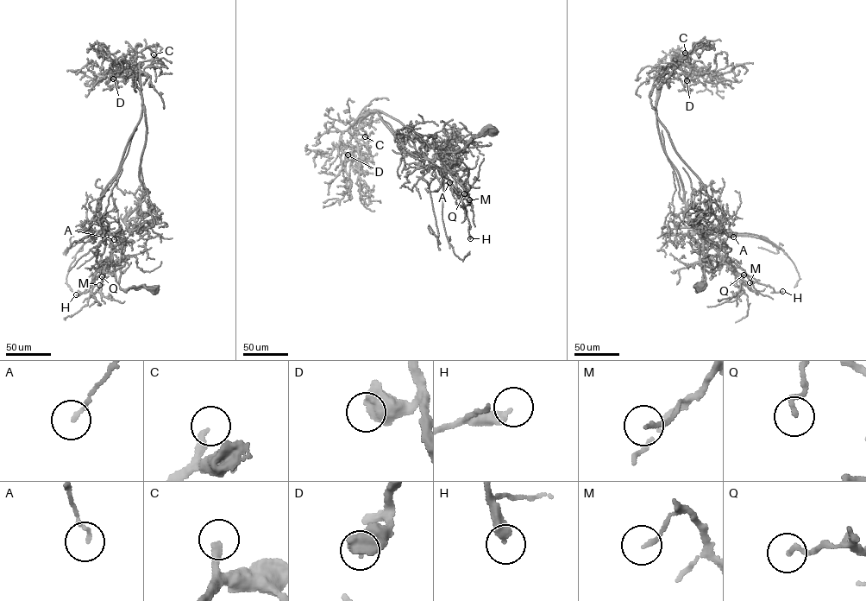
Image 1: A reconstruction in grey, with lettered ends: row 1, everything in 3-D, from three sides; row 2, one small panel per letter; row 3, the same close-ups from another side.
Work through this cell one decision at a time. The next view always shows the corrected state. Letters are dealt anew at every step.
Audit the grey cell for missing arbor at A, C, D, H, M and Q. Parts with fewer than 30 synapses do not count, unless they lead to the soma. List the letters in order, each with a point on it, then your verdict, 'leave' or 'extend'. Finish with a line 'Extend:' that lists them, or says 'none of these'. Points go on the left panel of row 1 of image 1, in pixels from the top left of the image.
A: at (114, 239); leave
C: at (153, 54); extend
D: at (113, 79); leave
H: at (76, 294); leave
M: at (99, 285); leave
Q: at (102, 276); leave
Extend: C

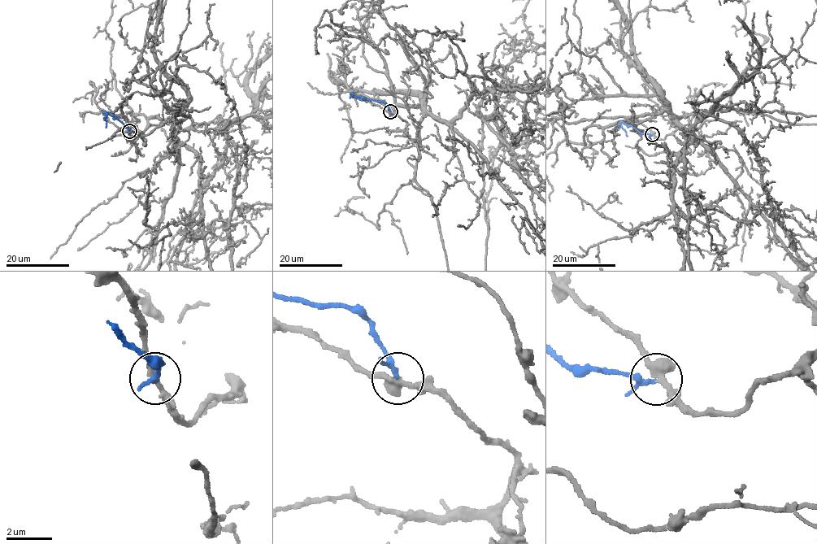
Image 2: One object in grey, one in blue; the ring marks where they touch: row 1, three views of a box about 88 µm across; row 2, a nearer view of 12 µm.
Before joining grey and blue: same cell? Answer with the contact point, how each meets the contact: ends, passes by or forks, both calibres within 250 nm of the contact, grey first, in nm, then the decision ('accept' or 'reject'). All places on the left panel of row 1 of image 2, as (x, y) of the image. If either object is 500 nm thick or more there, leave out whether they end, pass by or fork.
at (129, 131); grey passes by; blue passes by; 380 nm thick on the grey side, 170 nm on the other; accept

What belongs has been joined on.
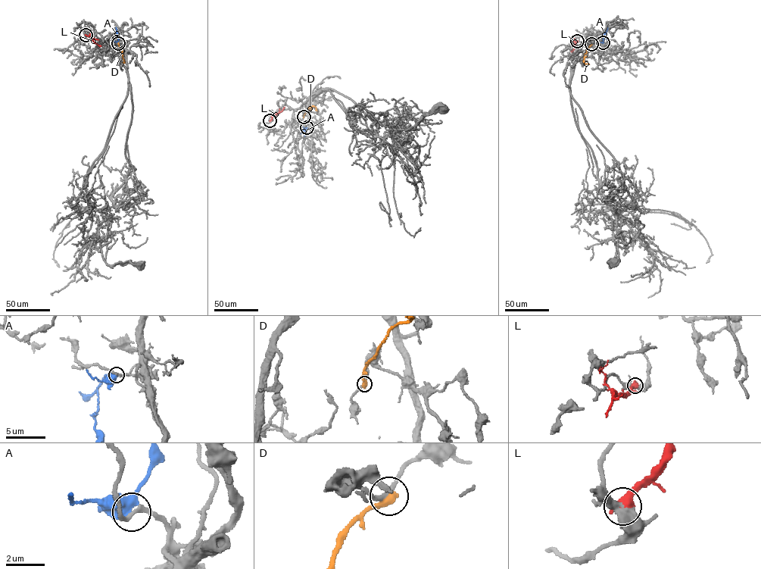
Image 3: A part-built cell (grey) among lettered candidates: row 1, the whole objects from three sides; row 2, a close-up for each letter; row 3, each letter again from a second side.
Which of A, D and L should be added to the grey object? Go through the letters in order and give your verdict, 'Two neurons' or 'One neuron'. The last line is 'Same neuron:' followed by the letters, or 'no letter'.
A: One neuron
D: Two neurons
L: Two neurons
Same neuron: A

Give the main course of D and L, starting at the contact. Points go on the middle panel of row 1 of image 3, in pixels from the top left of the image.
D: (304, 117), (313, 106), (317, 110)
L: (269, 120), (285, 107)

